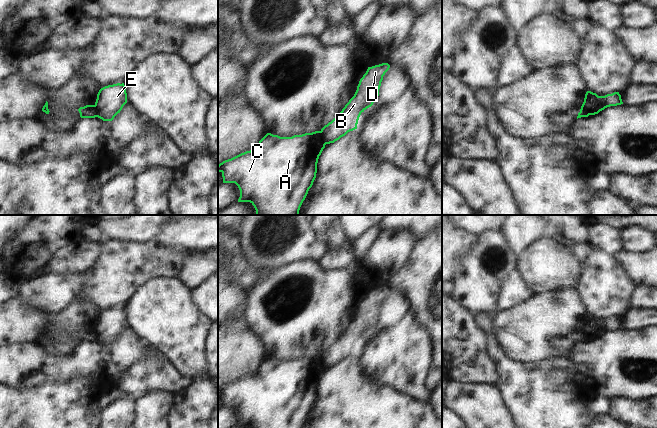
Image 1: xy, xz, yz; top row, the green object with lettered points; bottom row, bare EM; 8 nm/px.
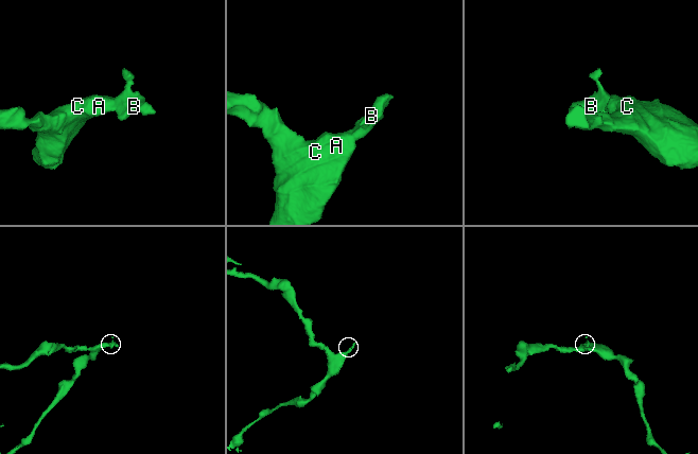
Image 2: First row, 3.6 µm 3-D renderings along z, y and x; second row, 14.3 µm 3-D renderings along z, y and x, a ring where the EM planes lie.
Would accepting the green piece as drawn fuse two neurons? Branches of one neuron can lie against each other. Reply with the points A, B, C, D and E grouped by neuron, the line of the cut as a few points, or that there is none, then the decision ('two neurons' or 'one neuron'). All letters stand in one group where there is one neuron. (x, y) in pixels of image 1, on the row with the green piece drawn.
groups A C / B D E; cut yz (597, 95), (594, 104), (587, 111), (588, 115); two neurons

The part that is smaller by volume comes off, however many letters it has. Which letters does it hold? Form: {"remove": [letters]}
{"remove": ["B", "D", "E"]}

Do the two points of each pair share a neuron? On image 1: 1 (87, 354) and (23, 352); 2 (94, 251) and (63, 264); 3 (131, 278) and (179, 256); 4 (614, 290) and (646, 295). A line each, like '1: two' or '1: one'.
1: one
2: one
3: one
4: two

